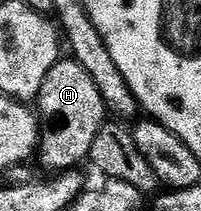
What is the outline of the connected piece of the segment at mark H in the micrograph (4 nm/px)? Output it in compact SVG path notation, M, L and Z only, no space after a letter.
M62 58L43 78L43 86L35 101L39 116L47 125L47 131L41 137L39 160L53 174L60 174L76 169L77 164L85 164L89 158L91 142L95 142L95 134L107 122L107 109L103 102L103 94L99 94L99 86L91 82L91 74L79 66L72 58Z

